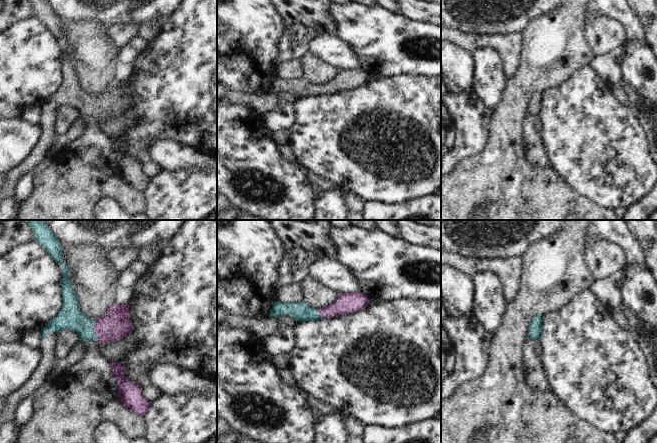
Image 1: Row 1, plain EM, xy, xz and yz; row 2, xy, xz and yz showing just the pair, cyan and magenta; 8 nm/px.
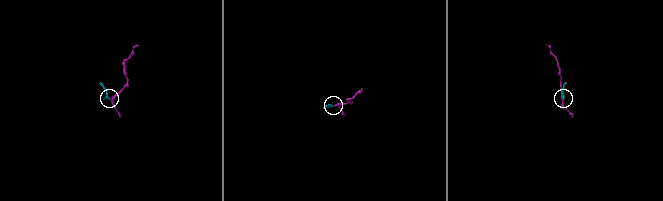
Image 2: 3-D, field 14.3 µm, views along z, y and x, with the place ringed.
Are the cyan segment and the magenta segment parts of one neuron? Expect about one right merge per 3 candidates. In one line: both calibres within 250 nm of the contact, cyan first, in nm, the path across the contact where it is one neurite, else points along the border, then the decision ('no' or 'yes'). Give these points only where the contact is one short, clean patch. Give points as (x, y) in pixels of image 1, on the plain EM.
200/240 nm | across xy (70, 93), (87, 105), (95, 107), (105, 106), (114, 101) | yes

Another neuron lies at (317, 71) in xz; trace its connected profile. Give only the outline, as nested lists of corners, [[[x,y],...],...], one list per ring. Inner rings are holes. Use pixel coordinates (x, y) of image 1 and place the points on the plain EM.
[[[308,51],[301,60],[304,66],[304,78],[316,85],[322,85],[333,80],[340,72],[337,67]]]

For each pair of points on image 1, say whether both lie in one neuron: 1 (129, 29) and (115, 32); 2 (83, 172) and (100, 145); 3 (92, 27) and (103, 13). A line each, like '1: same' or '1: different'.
1: same
2: different
3: different

